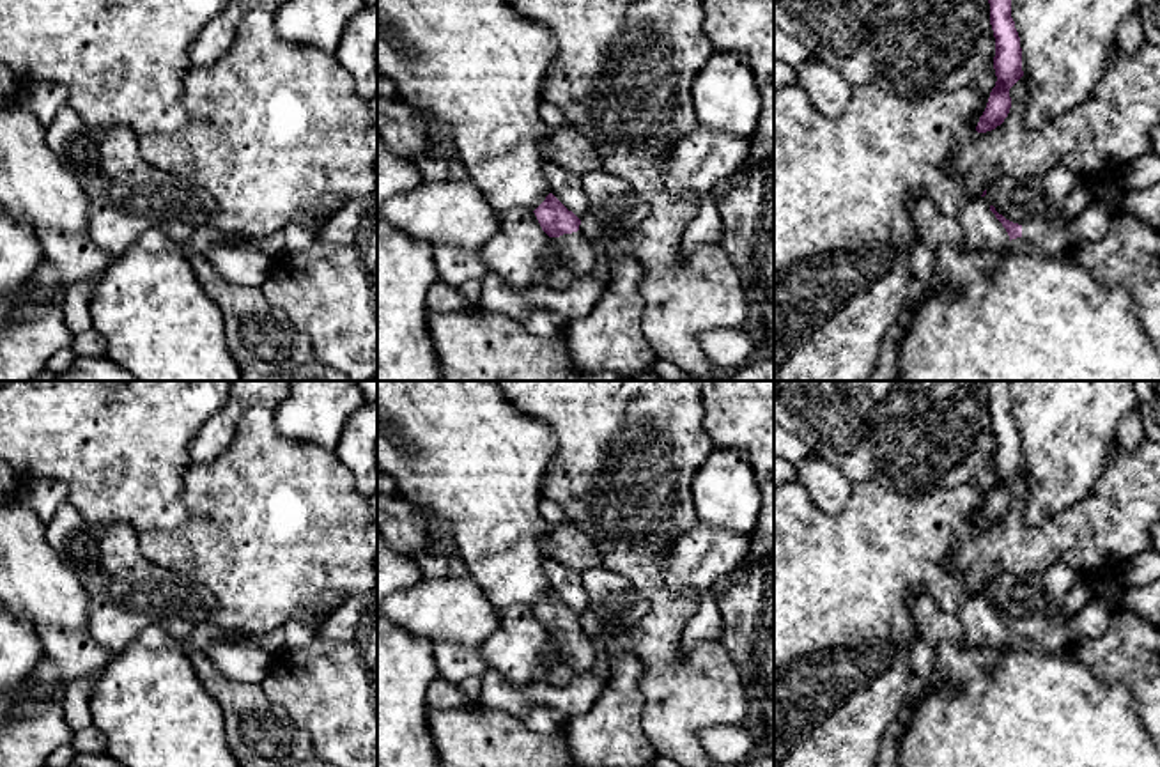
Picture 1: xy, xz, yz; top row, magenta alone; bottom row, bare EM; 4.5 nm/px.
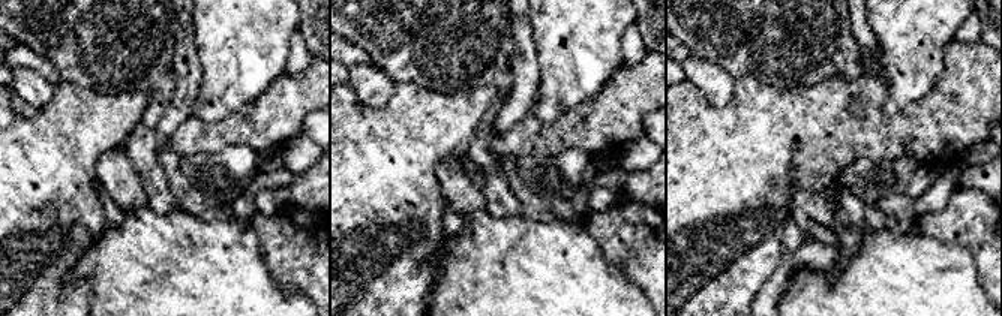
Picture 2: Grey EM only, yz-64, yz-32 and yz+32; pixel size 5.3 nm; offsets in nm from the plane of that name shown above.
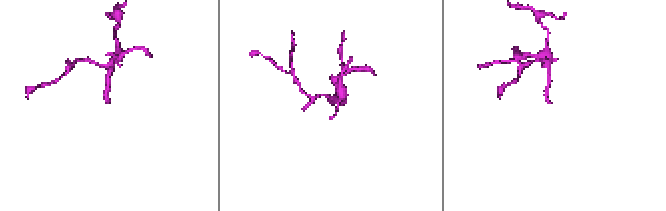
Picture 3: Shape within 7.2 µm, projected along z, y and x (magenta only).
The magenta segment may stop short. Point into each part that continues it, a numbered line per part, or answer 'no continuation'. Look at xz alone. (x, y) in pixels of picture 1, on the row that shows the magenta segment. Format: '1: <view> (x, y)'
1: xz (576, 254)

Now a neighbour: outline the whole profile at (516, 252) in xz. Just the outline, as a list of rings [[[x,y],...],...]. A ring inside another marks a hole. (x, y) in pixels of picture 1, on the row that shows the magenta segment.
[[[522,205],[498,207],[498,232],[480,248],[482,262],[515,289],[545,285],[556,264],[544,260],[542,230],[533,211]]]

